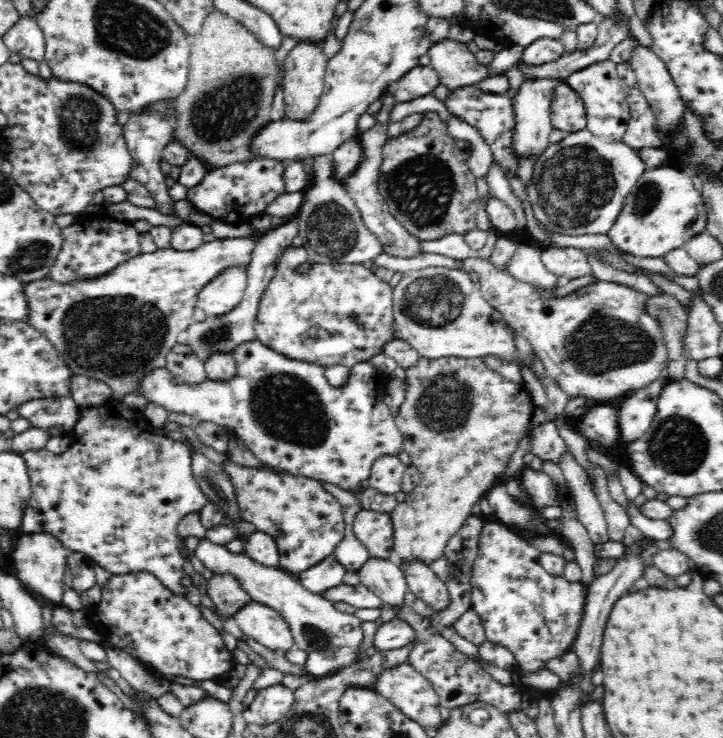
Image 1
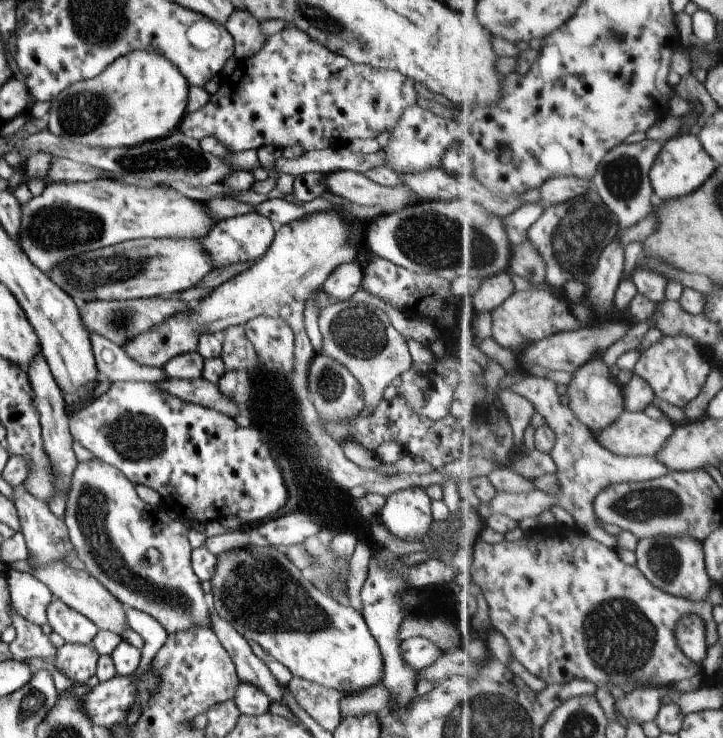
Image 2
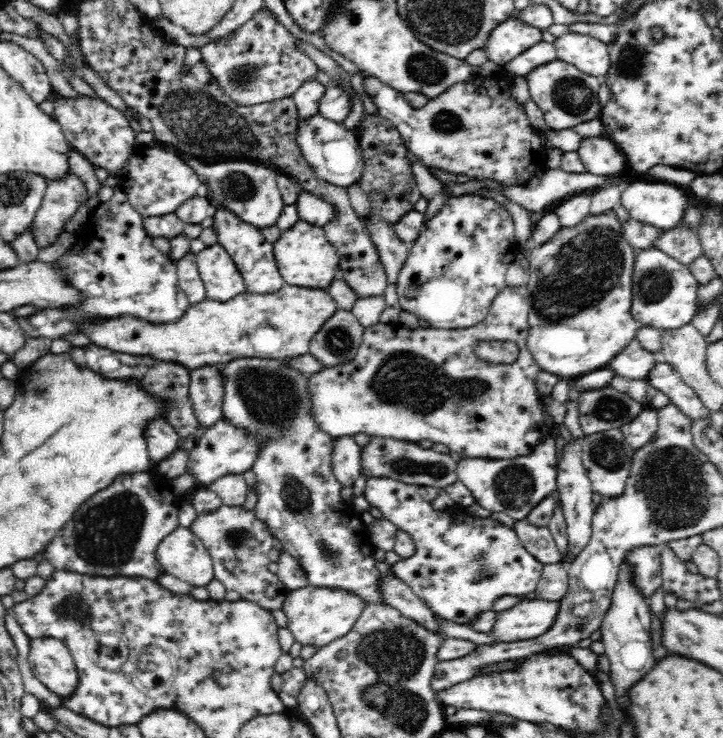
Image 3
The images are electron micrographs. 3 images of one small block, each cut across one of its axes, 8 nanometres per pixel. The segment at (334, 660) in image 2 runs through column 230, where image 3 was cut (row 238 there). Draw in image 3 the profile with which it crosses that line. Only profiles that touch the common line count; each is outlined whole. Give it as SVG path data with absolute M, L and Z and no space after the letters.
M616 212L588 214L576 226L562 227L556 234L528 252L530 334L527 347L534 360L559 378L573 381L585 373L605 368L631 340L635 339L640 326L632 316L632 277L635 271L636 250L625 239L623 222Z

